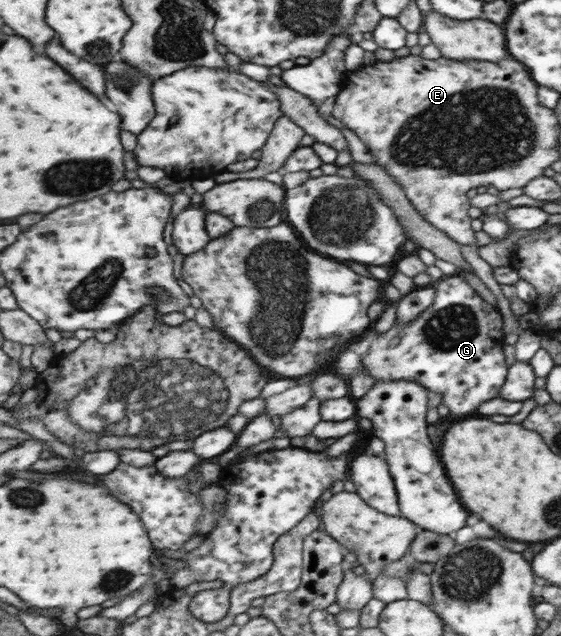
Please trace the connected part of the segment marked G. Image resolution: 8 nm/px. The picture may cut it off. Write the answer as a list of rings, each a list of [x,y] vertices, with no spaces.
[[[446,276],[431,283],[434,296],[430,306],[422,313],[416,315],[414,320],[403,327],[394,322],[384,334],[378,334],[370,329],[358,341],[348,346],[340,358],[336,358],[332,370],[338,372],[342,378],[354,378],[360,372],[368,371],[373,378],[378,380],[411,380],[420,386],[428,387],[429,393],[440,394],[441,403],[452,416],[464,416],[474,412],[482,402],[497,398],[499,390],[504,384],[506,364],[502,356],[502,322],[500,314],[486,304],[460,276]]]

